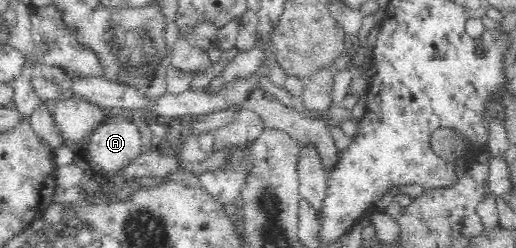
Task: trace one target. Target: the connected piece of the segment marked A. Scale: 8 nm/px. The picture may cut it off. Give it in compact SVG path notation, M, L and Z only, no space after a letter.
M112 119L98 126L89 135L86 162L105 170L110 176L129 166L141 153L143 146L135 123Z

